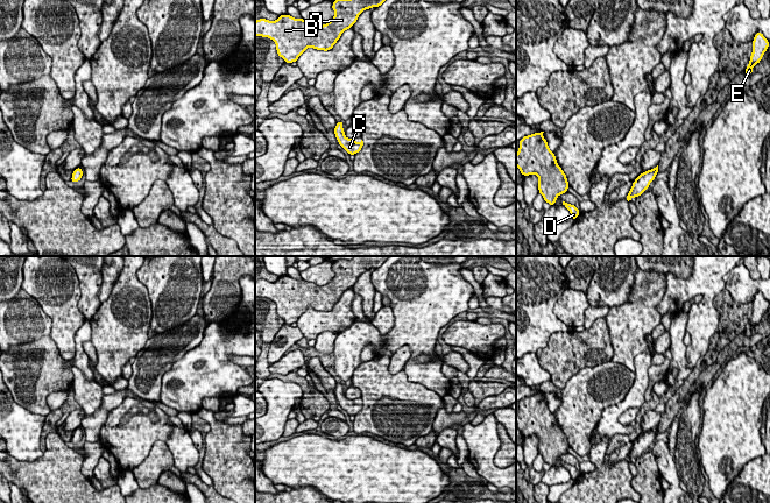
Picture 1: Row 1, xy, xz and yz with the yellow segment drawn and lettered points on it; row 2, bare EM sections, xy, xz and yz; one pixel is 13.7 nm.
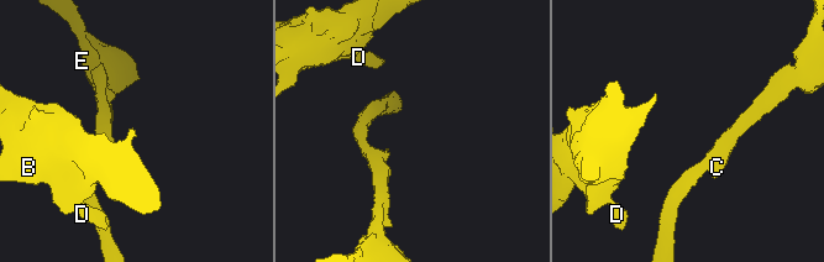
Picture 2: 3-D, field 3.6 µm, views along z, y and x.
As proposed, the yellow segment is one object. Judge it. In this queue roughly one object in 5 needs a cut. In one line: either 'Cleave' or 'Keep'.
Keep

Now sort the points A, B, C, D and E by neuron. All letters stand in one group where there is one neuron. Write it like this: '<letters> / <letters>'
A B C D E

